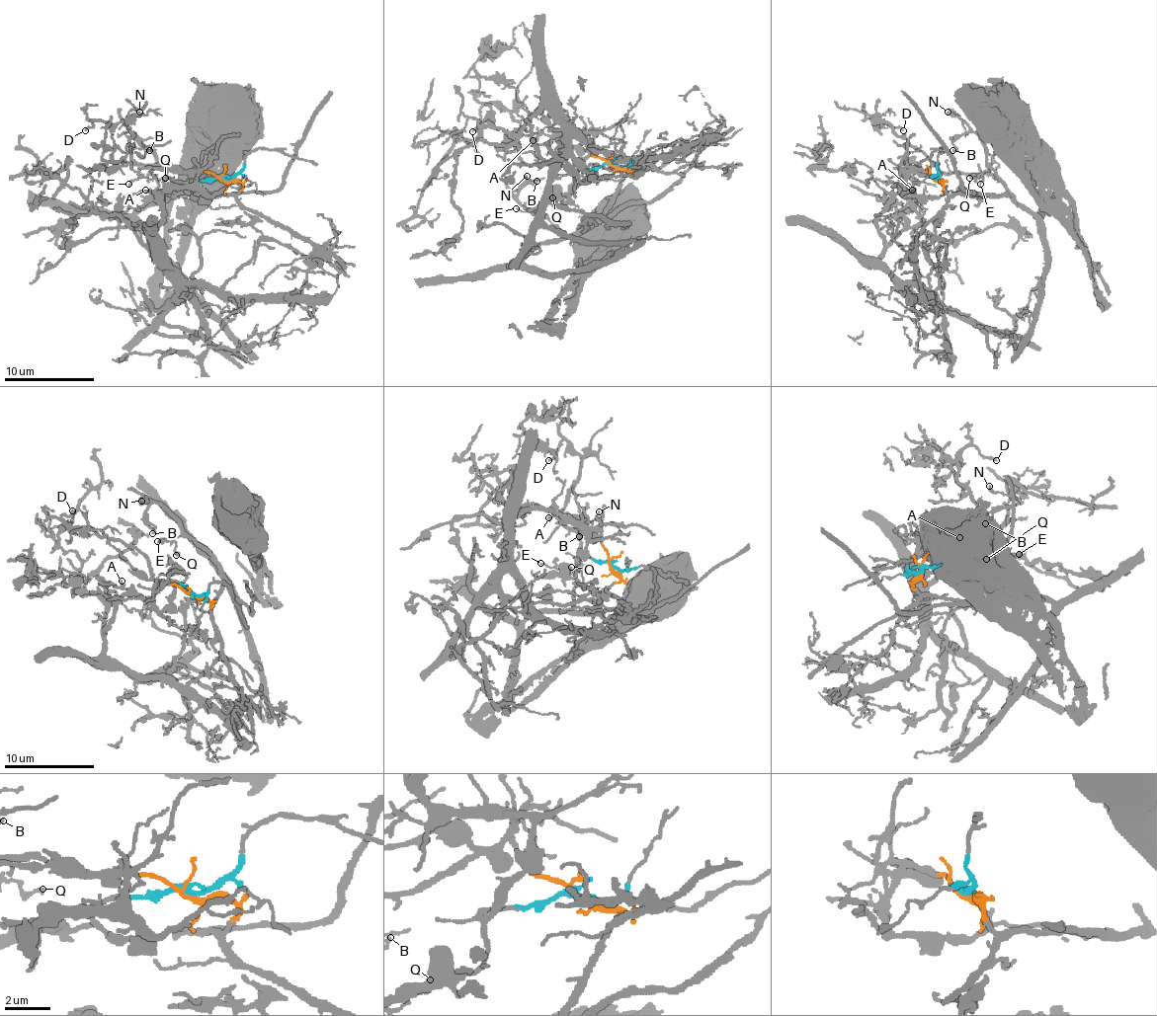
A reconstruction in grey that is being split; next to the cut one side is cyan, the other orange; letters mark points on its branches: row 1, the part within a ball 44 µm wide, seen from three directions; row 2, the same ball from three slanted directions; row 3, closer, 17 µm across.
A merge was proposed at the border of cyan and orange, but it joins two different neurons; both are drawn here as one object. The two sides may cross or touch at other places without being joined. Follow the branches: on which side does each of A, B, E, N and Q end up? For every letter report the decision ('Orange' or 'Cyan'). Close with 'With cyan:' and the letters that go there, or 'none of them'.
A: Cyan
B: Orange
E: Orange
N: Orange
Q: Orange
With cyan: A

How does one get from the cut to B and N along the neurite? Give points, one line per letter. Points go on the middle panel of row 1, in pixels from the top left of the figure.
B: (612, 164), (629, 170), (614, 201), (568, 236), (519, 201), (517, 191), (526, 182), (537, 182)
N: (612, 164), (629, 170), (614, 201), (568, 236), (546, 215), (535, 215), (512, 193), (526, 175)

